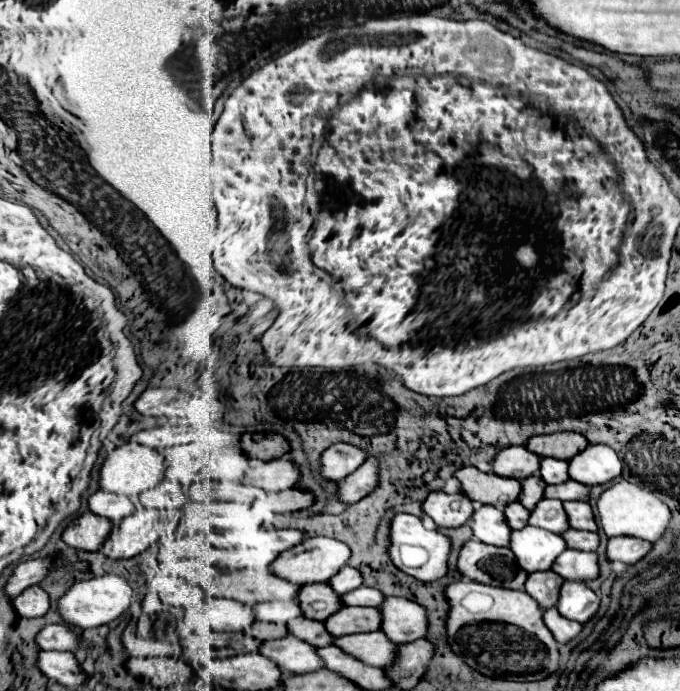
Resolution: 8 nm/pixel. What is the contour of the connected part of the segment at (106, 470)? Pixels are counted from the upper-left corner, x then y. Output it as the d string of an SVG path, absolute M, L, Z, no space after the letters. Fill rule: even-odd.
M124 443L122 447L108 451L108 457L100 467L98 485L102 491L130 497L130 495L136 495L136 493L146 491L148 487L154 487L156 483L160 483L162 471L164 471L164 459L160 459L160 453L156 449L150 449L150 447L144 447L138 443Z

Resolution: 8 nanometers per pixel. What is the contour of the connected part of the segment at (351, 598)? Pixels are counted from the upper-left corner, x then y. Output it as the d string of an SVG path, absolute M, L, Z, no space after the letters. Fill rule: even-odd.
M362 585L354 591L340 595L340 601L346 607L378 607L384 601L384 595L380 595L380 591L376 591L376 589Z

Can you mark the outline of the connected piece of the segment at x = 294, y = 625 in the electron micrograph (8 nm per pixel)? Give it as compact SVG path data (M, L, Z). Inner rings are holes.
M300 617L300 619L290 619L286 623L286 627L288 627L290 635L294 635L314 647L326 647L326 645L334 643L334 637L328 635L324 623L320 623L320 621L310 621L310 619Z

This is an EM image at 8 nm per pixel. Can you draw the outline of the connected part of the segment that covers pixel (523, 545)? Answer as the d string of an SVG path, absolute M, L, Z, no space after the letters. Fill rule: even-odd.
M526 525L524 529L510 533L512 553L516 555L518 565L526 571L546 571L552 567L552 559L564 551L564 541L560 535L552 535L550 531L540 531L538 527Z

